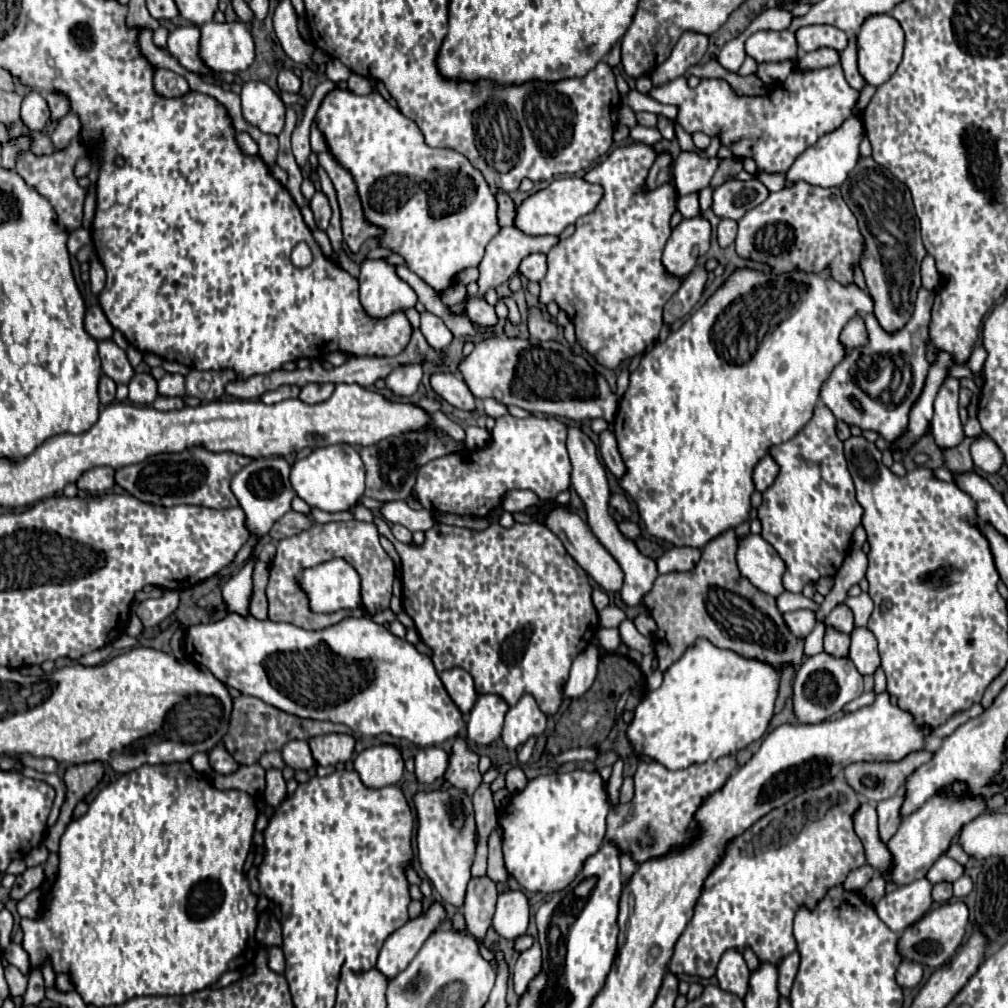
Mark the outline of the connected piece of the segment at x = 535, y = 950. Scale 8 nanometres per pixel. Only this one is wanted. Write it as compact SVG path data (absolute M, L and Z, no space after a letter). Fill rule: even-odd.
M538 942L532 944L532 948L524 950L518 960L516 960L516 966L514 966L514 990L518 996L522 996L526 992L526 986L528 982L540 972L542 968L542 958L540 958L540 946Z

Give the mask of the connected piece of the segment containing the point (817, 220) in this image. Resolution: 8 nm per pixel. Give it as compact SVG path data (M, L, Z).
M798 182L792 188L782 188L780 192L770 192L770 196L756 206L754 210L746 212L744 218L738 220L738 236L736 236L736 254L746 260L754 260L760 264L770 266L770 274L786 274L794 270L802 270L806 274L822 272L824 268L830 270L830 276L842 286L850 286L854 282L854 268L860 266L862 258L862 232L858 230L858 222L852 210L842 200L838 188L820 188L806 182Z

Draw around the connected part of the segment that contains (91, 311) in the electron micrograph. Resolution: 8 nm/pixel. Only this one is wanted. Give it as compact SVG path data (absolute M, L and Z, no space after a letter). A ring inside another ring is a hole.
M90 306L86 310L86 316L84 316L84 328L88 330L88 334L96 340L108 340L112 338L112 332L114 328L110 326L108 318L104 316L102 308L100 306Z

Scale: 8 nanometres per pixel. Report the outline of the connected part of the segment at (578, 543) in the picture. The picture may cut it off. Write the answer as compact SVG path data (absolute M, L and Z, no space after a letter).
M556 506L556 508L550 508L548 510L548 516L546 516L546 526L562 540L562 544L566 546L568 554L588 572L590 578L594 578L596 584L600 584L600 588L604 592L620 592L622 588L622 582L624 582L624 574L618 566L618 562L608 554L608 550L596 540L596 536L592 534L590 526L576 514L572 514L568 508L562 508L562 506Z

